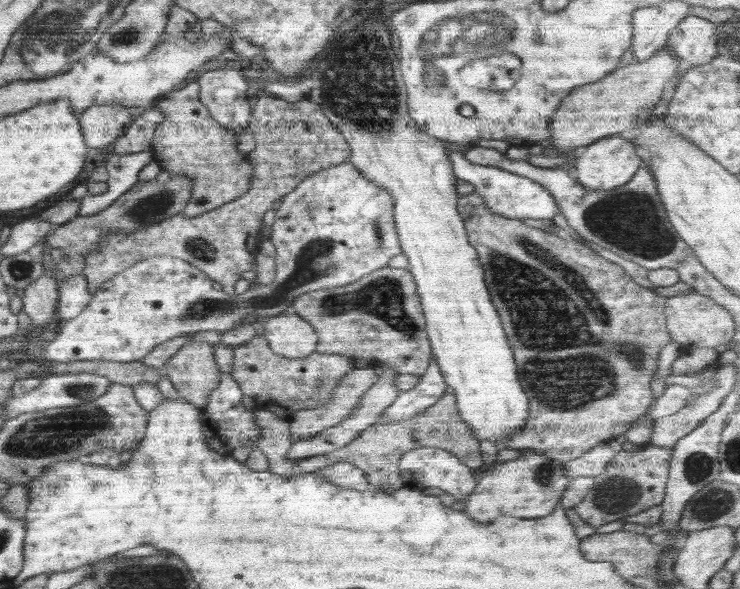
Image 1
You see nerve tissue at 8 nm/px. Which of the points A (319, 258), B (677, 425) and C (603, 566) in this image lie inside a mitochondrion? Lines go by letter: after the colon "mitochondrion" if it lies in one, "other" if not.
A: mitochondrion
B: other
C: other

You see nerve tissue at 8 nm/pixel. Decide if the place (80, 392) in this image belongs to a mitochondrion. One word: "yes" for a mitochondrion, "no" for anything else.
yes

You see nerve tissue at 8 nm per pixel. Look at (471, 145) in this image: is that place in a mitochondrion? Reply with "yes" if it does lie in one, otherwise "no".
no

